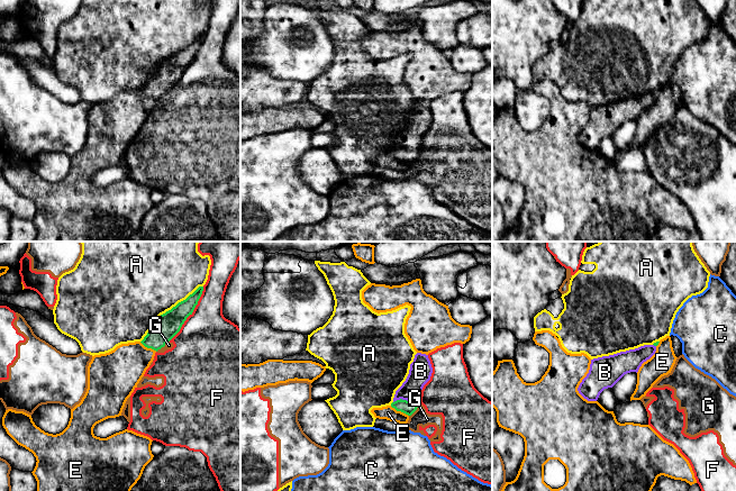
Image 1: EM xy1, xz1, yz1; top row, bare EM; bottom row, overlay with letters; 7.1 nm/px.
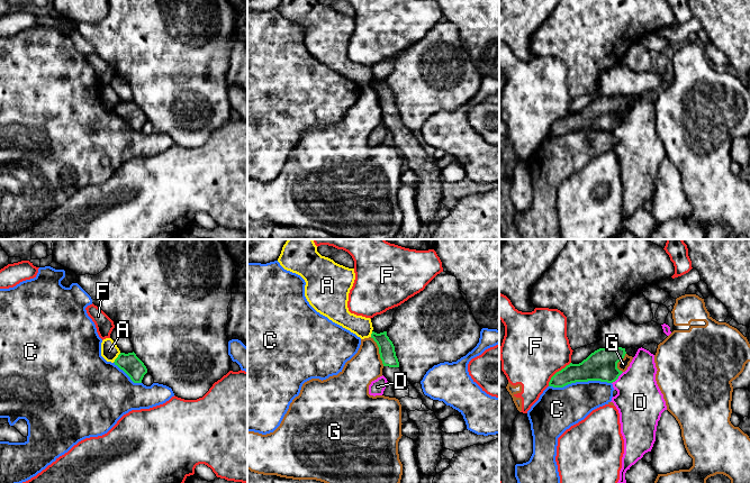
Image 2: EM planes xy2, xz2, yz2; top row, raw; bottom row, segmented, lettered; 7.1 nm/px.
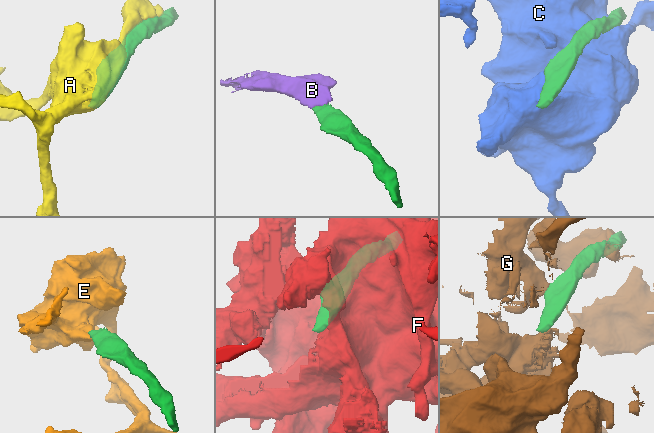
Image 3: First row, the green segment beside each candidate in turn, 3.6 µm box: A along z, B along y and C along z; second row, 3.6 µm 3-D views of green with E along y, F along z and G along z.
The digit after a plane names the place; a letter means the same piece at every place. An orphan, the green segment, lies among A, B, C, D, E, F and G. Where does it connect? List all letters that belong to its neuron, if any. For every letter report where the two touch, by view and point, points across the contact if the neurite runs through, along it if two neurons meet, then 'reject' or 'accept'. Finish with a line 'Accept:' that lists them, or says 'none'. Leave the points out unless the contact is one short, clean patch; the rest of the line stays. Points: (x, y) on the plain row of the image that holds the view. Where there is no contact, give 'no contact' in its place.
A: contact xy1 (169, 58); reject
B: contact xz1 (406, 148); way xz1 (407, 155), (406, 148), (420, 119); accept
C: contact yz2 (579, 129); reject
D: contact yz2 (617, 126); border yz2 (623, 120), (612, 131); reject
E: contact xz1 (399, 158); border xz1 (390, 154), (408, 164); reject
F: contact xy1 (191, 62); reject
G: contact xz2 (379, 100); reject
Accept: B

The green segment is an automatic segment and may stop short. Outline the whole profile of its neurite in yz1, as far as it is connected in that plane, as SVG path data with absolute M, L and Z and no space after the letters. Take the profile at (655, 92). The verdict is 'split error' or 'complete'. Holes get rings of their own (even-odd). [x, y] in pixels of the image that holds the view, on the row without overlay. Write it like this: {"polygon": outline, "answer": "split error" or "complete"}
{"polygon": "M658 91L591 108L589 121L578 136L579 142L588 149L597 149L605 137L612 136L625 122L637 121L642 112L655 102Z", "answer": "split error"}

